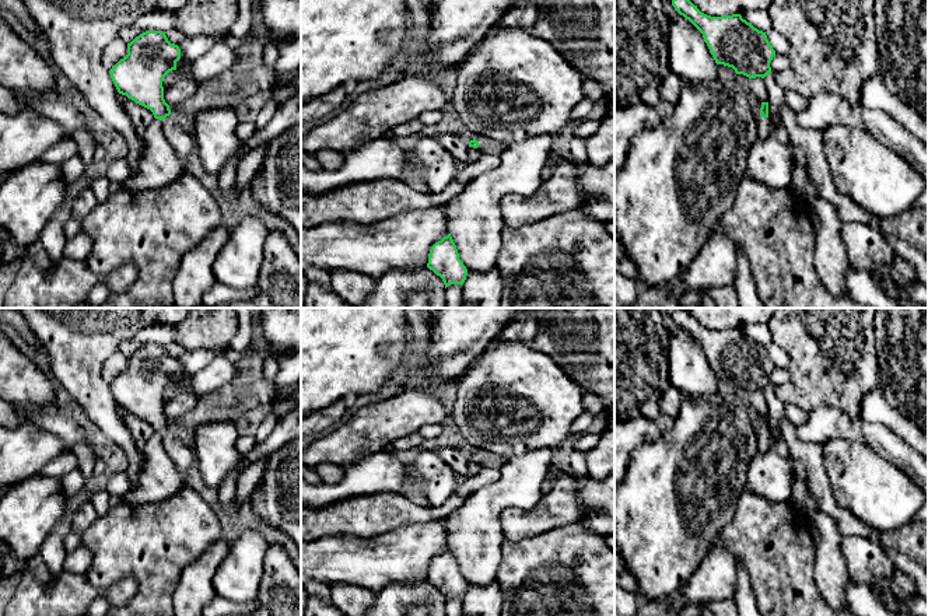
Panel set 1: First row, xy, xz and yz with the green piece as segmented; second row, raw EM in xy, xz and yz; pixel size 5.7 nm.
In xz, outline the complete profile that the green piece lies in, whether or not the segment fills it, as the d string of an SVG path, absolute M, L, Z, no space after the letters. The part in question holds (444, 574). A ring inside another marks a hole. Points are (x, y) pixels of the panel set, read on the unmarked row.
M451 547L431 560L427 581L442 592L445 602L451 598L462 599L467 589Z

